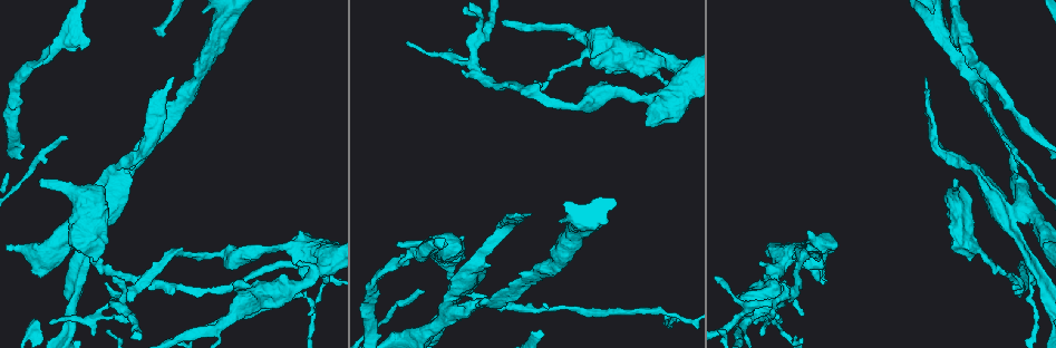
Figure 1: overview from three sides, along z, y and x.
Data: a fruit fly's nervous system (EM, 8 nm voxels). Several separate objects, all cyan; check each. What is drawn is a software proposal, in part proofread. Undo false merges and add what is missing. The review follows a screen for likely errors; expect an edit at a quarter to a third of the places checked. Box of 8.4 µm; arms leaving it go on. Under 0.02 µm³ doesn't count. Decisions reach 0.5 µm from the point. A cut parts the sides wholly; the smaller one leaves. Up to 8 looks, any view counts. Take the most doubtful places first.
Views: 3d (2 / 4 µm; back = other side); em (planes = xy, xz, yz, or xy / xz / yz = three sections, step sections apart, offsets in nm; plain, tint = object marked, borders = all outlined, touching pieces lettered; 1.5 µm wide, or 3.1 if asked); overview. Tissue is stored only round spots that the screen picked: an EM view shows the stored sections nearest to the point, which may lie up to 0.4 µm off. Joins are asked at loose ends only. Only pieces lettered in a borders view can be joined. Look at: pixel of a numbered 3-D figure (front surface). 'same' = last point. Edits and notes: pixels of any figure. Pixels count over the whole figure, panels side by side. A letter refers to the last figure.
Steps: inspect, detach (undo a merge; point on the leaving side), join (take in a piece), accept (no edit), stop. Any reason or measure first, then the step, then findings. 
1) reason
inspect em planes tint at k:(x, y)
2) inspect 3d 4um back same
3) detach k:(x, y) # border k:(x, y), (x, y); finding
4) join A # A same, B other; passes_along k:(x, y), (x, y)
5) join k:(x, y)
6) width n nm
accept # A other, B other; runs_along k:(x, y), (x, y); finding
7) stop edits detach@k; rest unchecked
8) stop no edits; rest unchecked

narrows sharply
inspect 3d 4um at 1:(447, 309)

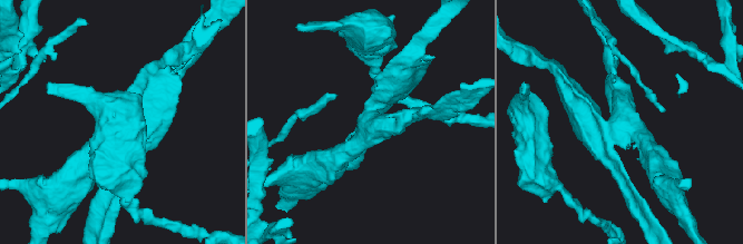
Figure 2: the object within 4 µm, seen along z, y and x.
inspect em yz step 4 tint at 2:(622, 129)

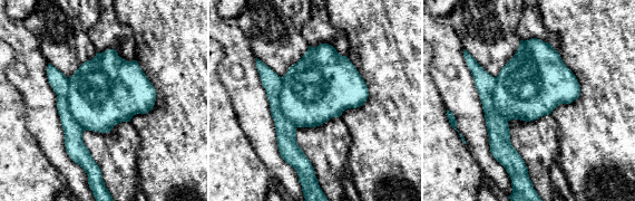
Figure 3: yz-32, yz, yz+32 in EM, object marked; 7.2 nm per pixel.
cut it another way
inspect em planes borders same

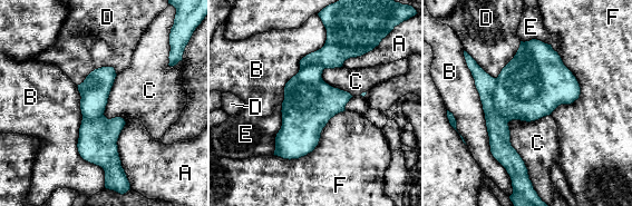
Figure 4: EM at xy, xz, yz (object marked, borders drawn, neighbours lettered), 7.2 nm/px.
width 380 nm; longest_contact B 900 nm
detach 4:(498, 130) # A other, B other, C other, D other, E other, F other; two neurons meet here

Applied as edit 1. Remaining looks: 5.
inspect em xy step 8 plain at 1:(40, 183)

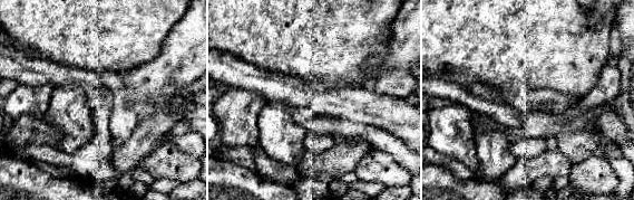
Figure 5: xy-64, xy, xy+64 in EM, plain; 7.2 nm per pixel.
what lies round it
inspect em xy step 8 borders same

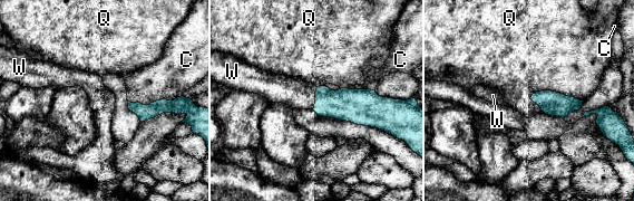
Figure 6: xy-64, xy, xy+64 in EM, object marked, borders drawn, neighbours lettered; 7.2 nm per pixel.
width 160 nm
join W # C other, Q other, W same; it goes on there

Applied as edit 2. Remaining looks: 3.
free end
inspect em xy step 8 borders at 1:(758, 263)

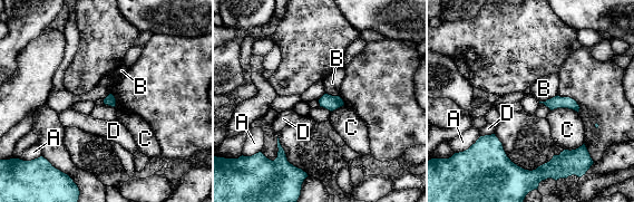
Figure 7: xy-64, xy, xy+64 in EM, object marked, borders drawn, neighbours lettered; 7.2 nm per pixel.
accept # A other, B other, C other, D other; border 7:(550, 109), (572, 108), (577, 113); none of them fits

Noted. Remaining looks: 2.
stop edits detach@4, join@6; rest unchecked

